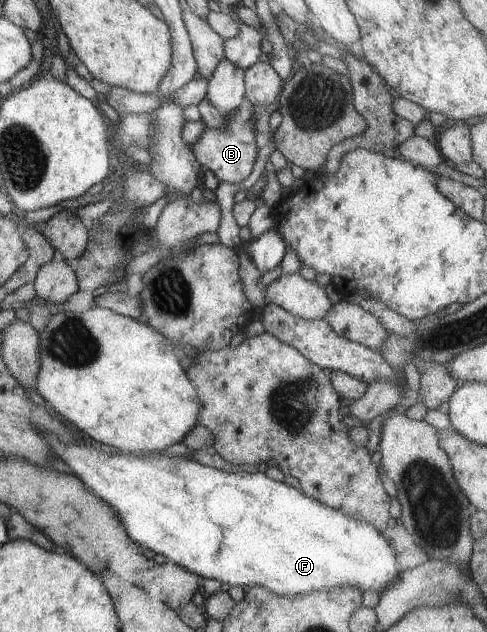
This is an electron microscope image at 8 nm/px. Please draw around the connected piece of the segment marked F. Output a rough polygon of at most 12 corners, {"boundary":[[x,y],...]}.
{"boundary":[[40,433],[127,538],[282,597],[401,572],[285,482]]}

